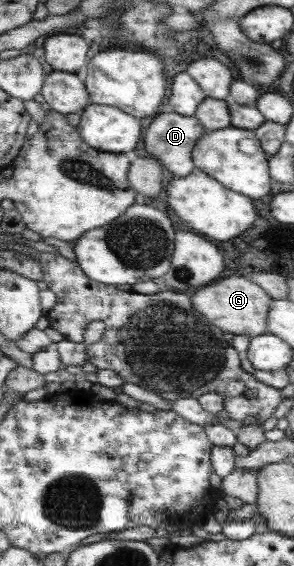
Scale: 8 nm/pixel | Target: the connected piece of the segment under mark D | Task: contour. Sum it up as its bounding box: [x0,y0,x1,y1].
[145,109,207,178]

